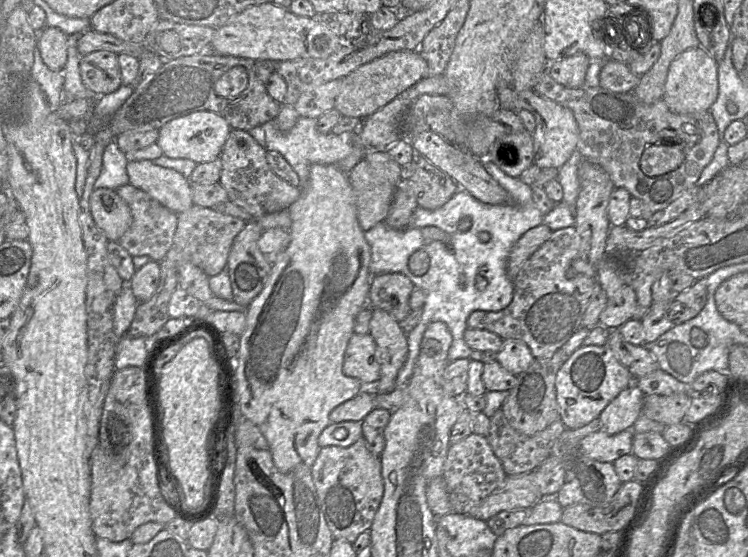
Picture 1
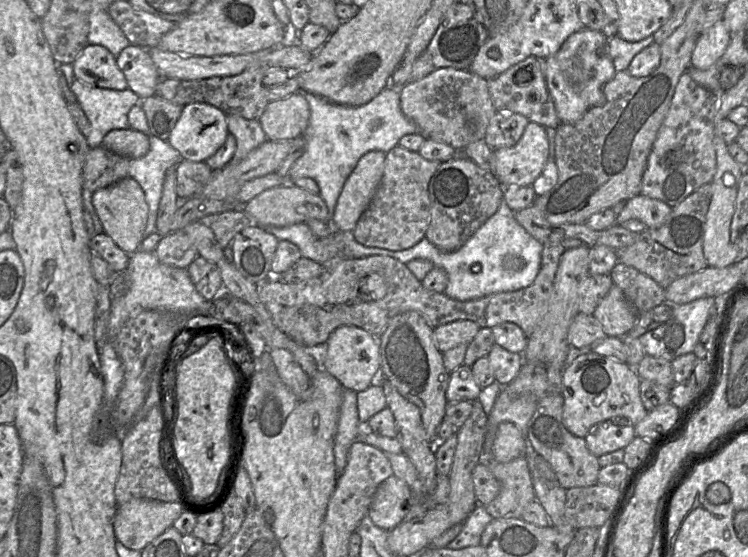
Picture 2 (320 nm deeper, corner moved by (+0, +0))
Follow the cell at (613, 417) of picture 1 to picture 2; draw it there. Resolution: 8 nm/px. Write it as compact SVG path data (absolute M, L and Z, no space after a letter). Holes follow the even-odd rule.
M614 418L598 424L586 437L589 451L596 457L624 449L636 436L634 425L626 418Z

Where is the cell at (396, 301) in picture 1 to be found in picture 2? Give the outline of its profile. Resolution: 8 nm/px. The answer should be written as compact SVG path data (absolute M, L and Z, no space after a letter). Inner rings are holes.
M407 311L394 316L389 321L384 333L377 338L380 347L380 370L405 399L420 409L426 435L433 444L436 444L437 429L444 420L448 405L446 390L450 373L444 366L443 353L436 346L433 328L418 312Z

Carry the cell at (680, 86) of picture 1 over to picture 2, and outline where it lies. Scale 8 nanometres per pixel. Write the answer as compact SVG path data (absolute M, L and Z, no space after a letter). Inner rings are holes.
M723 20L701 32L692 51L690 64L699 70L710 68L725 52L731 33Z

